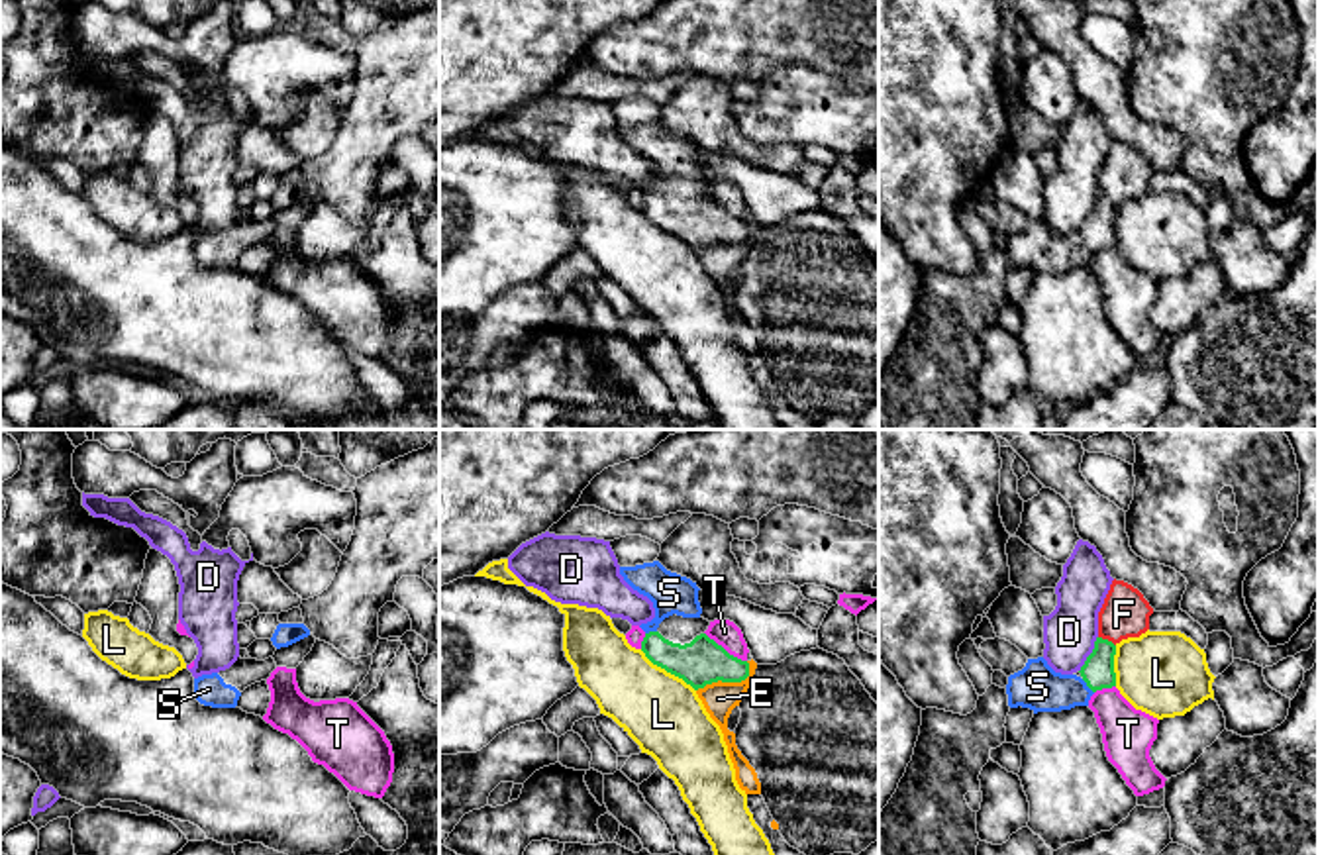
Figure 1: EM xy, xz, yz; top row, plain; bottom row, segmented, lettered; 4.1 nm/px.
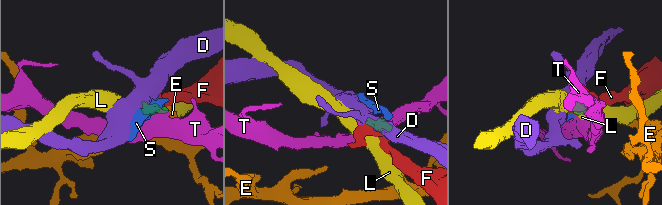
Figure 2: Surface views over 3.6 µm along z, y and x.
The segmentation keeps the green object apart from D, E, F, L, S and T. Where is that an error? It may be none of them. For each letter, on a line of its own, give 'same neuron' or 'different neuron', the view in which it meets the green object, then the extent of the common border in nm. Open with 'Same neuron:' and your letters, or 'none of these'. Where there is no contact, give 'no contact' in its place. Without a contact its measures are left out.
Same neuron: F, S
D: different neuron; contact in yz; length 170 nm
E: different neuron; contact in xz; length 260 nm
F: same neuron; contact in yz; length 80 nm
L: different neuron; contact in xz; length 280 nm
S: same neuron; contact in yz; length 80 nm
T: different neuron; contact in xz; length 220 nm

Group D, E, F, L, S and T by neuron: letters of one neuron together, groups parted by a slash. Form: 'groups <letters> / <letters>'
groups D / E / F S / L / T

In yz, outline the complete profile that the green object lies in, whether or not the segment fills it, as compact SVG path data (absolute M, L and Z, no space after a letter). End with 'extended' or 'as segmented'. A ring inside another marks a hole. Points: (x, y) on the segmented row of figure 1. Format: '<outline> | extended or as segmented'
M1114 578L1098 612L1094 649L1081 667L1081 675L1055 673L1043 657L1028 659L1022 671L1008 677L1008 706L1030 708L1034 714L1089 706L1096 690L1116 686L1116 645L1145 633L1151 614L1153 608L1138 588Z | extended

